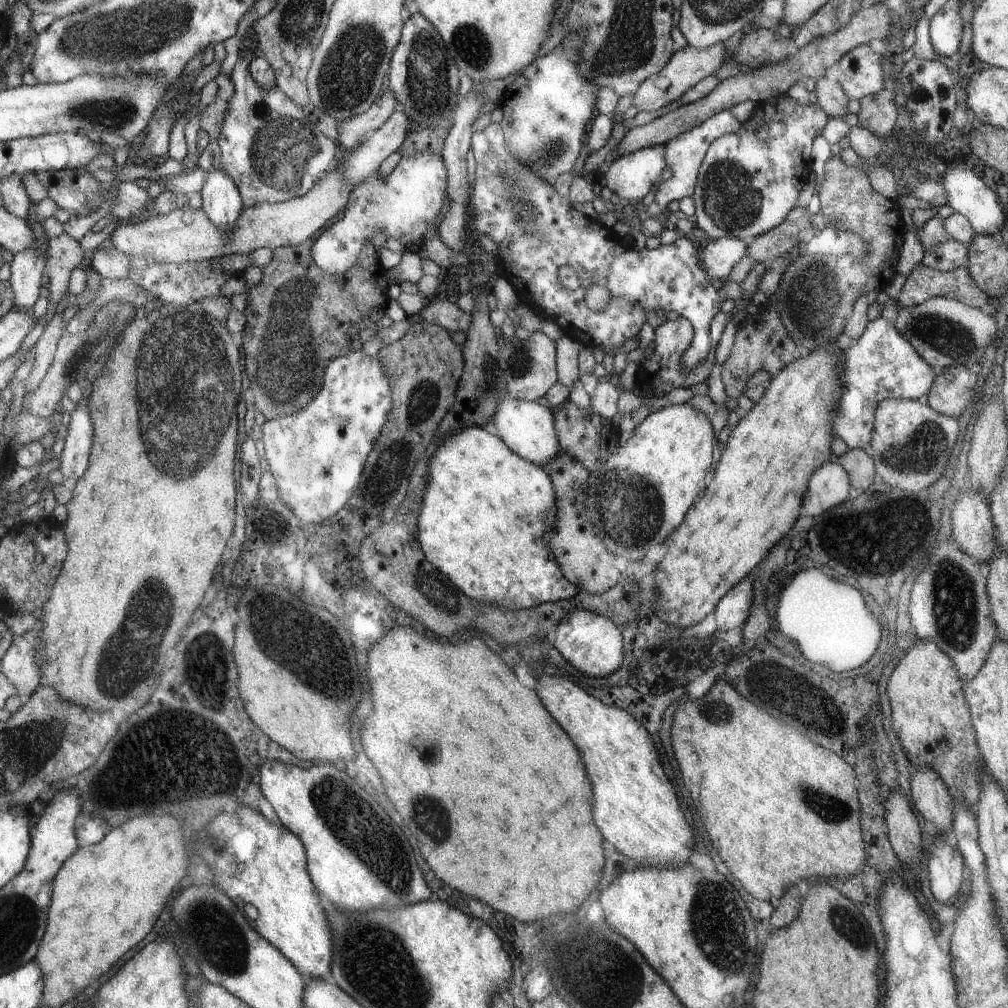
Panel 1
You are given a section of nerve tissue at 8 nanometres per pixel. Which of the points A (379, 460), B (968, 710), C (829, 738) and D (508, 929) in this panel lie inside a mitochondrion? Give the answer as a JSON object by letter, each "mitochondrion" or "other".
{"A":"mitochondrion","B":"other","C":"other","D":"other"}

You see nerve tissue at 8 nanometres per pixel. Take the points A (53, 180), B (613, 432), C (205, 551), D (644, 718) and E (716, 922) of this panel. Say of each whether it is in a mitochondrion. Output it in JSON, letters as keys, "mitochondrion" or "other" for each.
{"A":"other","B":"other","C":"other","D":"other","E":"mitochondrion"}

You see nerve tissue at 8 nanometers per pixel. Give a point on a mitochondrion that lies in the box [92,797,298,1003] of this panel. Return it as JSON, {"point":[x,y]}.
{"point":[226,951]}

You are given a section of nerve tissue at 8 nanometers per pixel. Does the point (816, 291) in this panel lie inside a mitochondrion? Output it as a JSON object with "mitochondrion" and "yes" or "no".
{"mitochondrion":"yes"}

